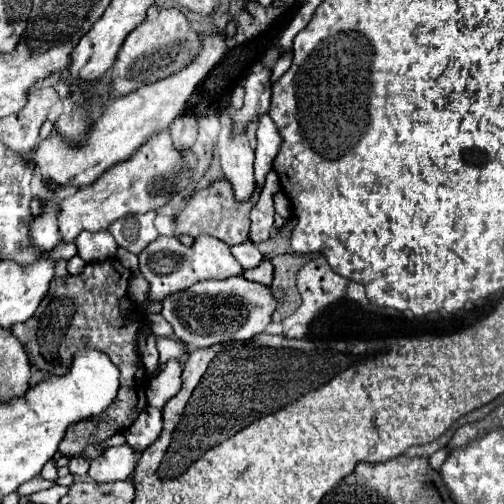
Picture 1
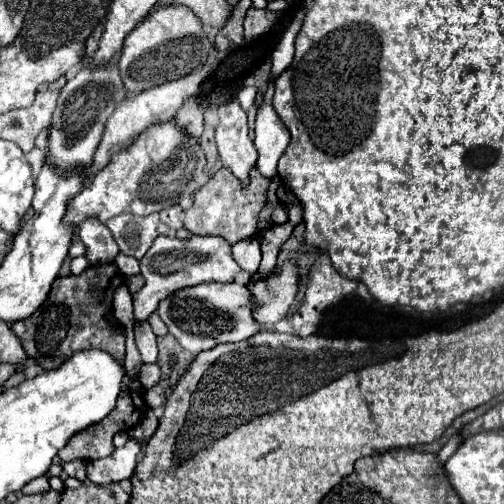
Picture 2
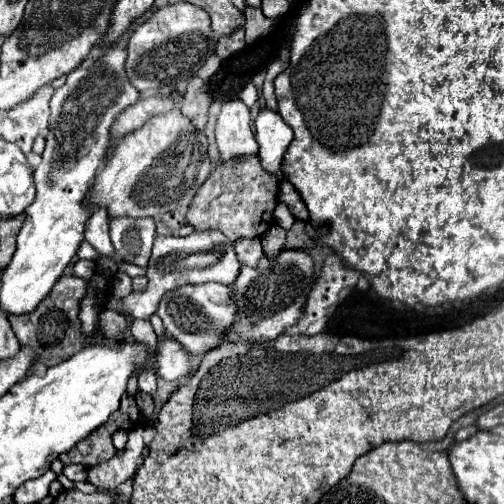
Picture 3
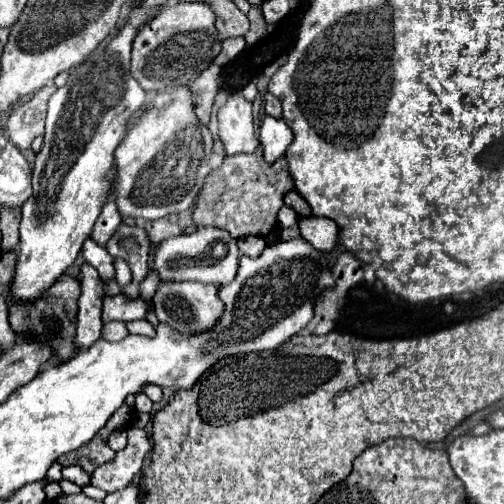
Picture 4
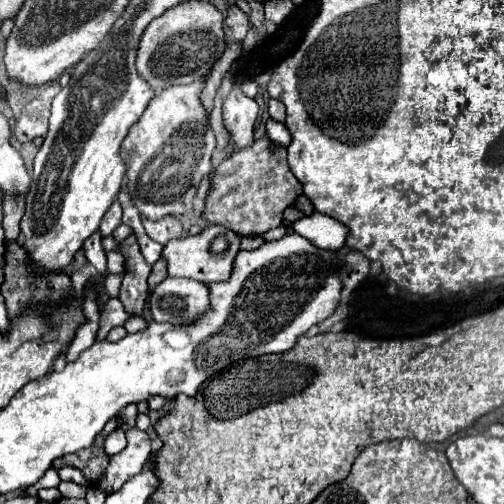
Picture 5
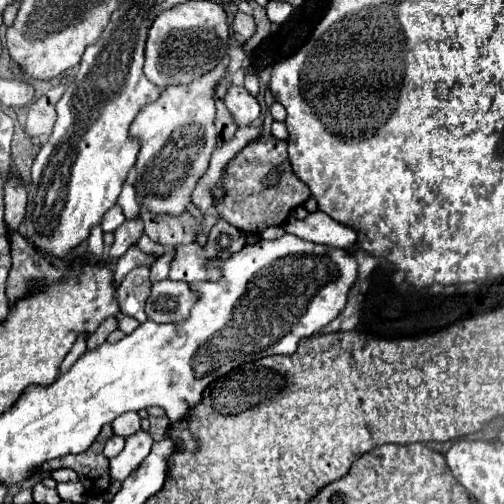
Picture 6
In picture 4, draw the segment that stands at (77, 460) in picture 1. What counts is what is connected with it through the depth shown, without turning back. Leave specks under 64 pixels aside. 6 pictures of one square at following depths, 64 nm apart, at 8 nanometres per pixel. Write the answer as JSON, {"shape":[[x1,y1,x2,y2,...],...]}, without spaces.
{"shape":[[66,466,66,468,62,468,62,476,64,476,66,480,78,484,78,486,90,484,88,472,84,472,84,468,80,468,80,466]]}

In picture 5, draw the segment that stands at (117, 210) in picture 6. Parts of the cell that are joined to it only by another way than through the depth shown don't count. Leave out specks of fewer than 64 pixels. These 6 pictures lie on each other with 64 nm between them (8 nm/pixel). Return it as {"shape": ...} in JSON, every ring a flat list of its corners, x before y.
{"shape":[[114,200,112,206,108,208,108,212,102,216,102,222,100,222,100,228,98,228,100,236,102,236,102,238,110,236,110,234,120,226,120,222,122,222,120,218,122,218,122,208,120,208,120,202]]}

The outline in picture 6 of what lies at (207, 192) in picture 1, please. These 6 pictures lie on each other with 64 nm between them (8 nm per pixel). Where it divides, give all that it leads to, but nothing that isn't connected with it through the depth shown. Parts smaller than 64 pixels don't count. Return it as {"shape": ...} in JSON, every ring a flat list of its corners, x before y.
{"shape":[[270,134,246,144,246,148,226,164,222,188,224,196,214,200,214,208,222,220,244,234,260,234,270,226,284,224,284,220,292,214,292,208,300,206,310,196,306,184,292,172,286,142,276,140]]}

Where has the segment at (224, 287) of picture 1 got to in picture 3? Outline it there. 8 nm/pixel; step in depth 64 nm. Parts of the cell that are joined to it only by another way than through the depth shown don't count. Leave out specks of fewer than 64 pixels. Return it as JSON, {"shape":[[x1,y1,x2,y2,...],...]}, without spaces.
{"shape":[[208,282,208,284,188,284,178,288,176,292,168,292,162,296,156,314,162,318,166,332,176,338,184,348,192,354,204,354,208,348,228,340,228,332,236,322,236,300,232,294,232,286]]}

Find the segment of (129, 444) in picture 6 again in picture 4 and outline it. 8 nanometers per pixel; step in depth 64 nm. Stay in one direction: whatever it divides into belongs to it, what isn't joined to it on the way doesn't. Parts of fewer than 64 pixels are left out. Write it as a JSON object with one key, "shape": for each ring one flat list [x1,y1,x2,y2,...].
{"shape":[[138,426,128,428,128,446,120,452,116,452,114,460,108,464,96,468,92,472,92,486,104,490,104,492,116,492,120,488,126,488,130,482,136,480,138,472,142,470,142,462,152,450,152,444,146,436,146,432]]}

